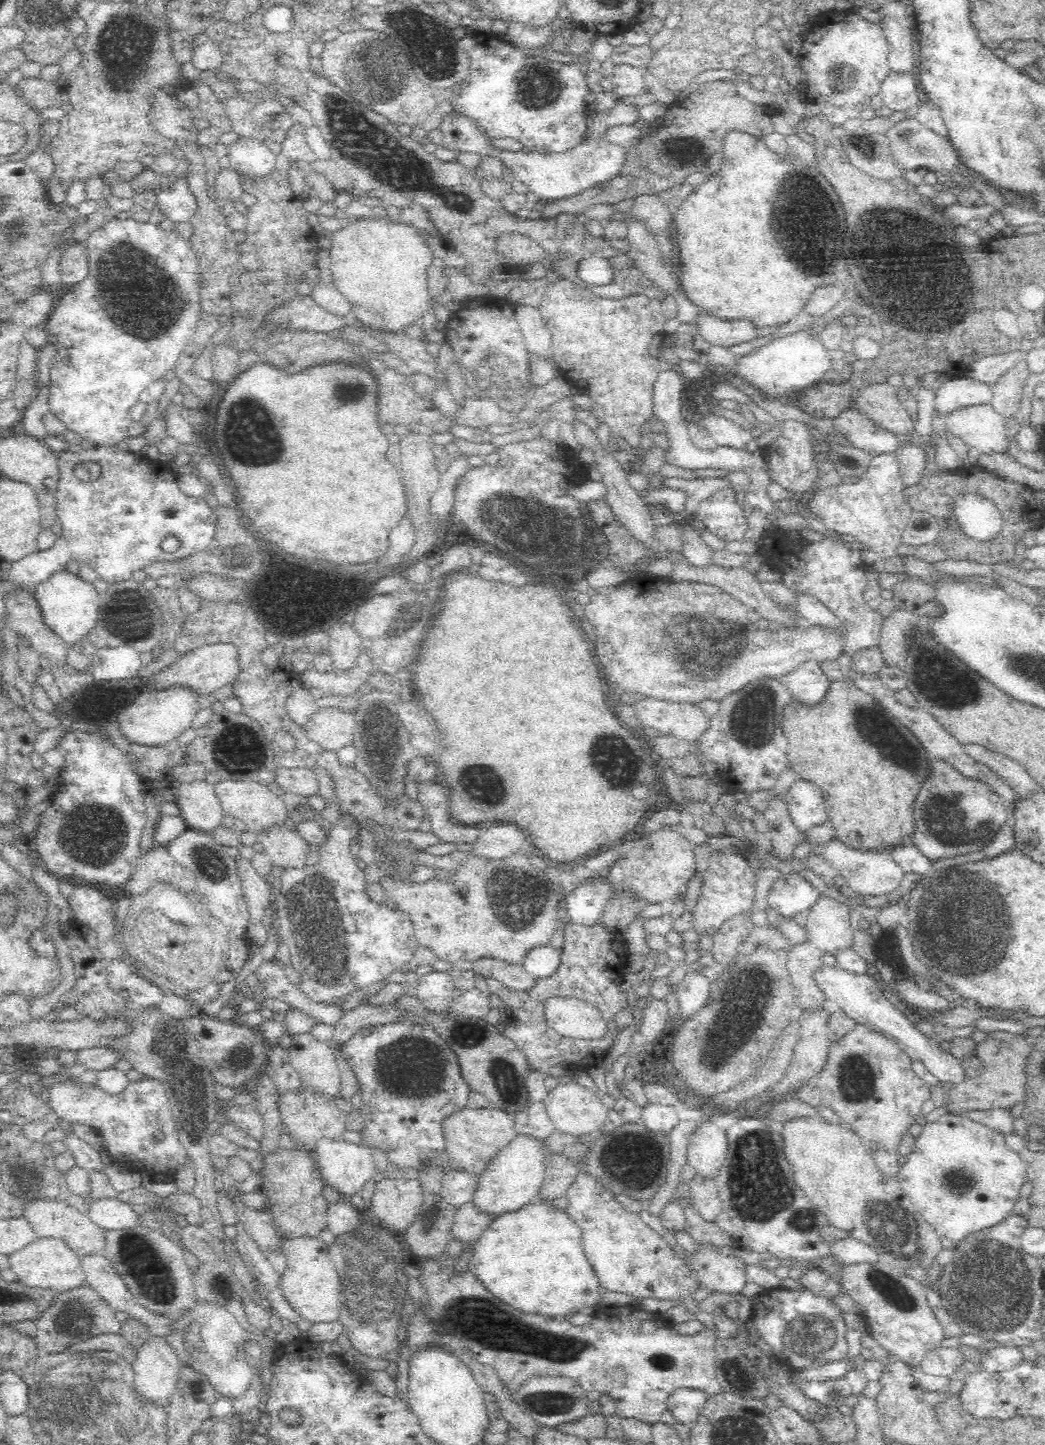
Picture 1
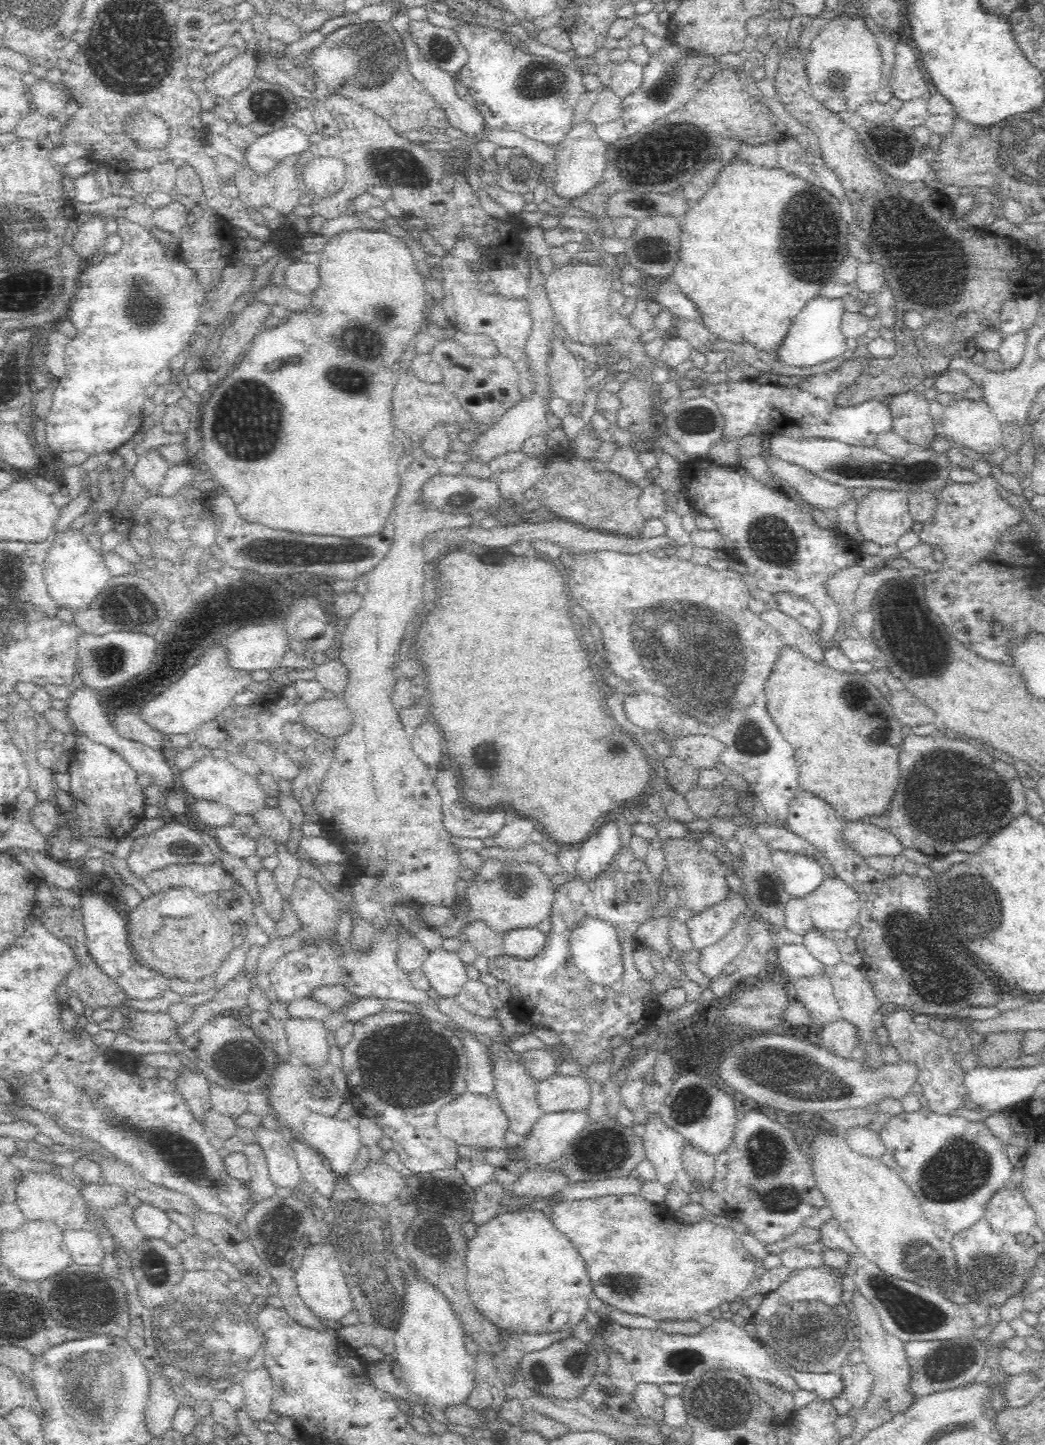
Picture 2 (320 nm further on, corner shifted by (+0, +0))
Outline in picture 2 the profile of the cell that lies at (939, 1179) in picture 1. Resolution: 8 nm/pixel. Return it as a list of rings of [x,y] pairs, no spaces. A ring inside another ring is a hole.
[[[922,1107],[914,1112],[904,1111],[895,1117],[890,1116],[878,1133],[887,1152],[895,1158],[894,1169],[918,1201],[922,1216],[928,1222],[950,1230],[952,1234],[958,1234],[978,1224],[988,1213],[989,1202],[1001,1193],[1002,1189],[1012,1185],[1010,1177],[1015,1169],[1006,1152],[1009,1143],[1006,1144],[998,1138],[983,1120],[970,1121],[952,1114],[938,1114]]]

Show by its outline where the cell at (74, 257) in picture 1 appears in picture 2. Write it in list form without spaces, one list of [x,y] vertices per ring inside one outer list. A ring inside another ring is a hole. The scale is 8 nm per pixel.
[[[96,214],[97,218],[89,219],[79,225],[78,230],[74,233],[74,239],[72,240],[72,250],[74,255],[78,257],[81,263],[85,263],[85,260],[95,254],[96,249],[104,244],[105,236],[105,223],[100,217],[101,214]]]

